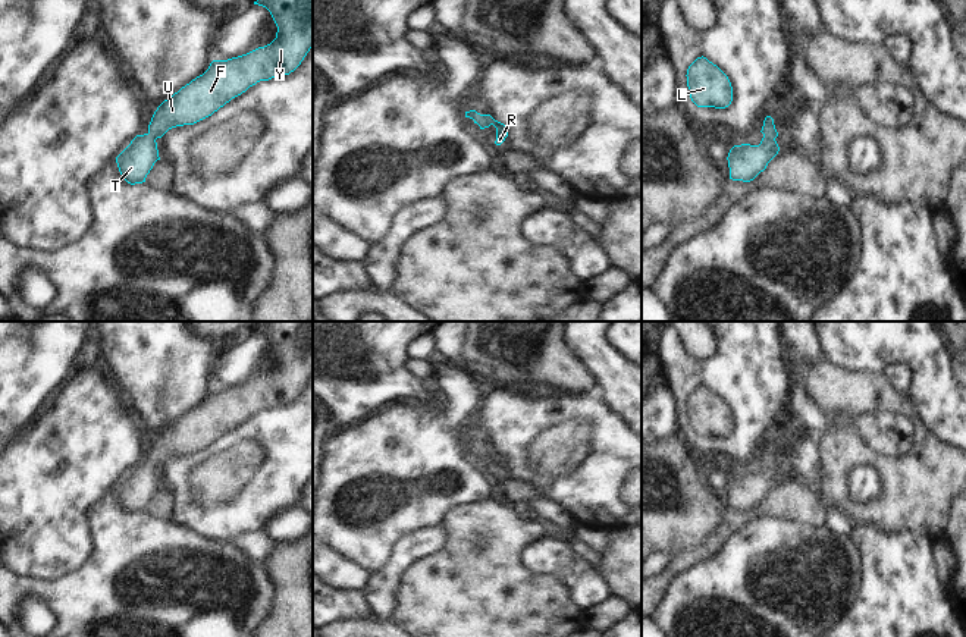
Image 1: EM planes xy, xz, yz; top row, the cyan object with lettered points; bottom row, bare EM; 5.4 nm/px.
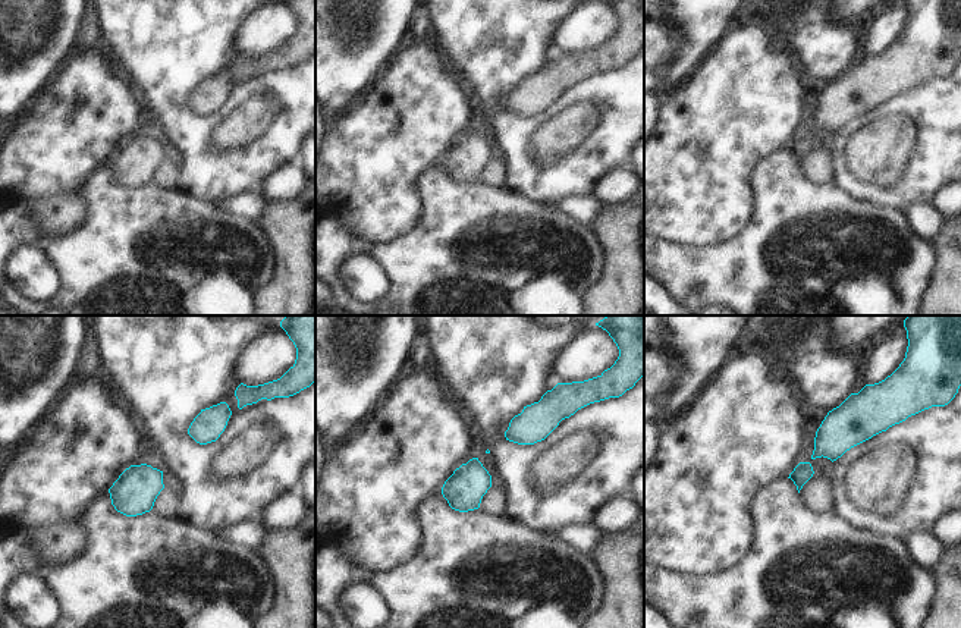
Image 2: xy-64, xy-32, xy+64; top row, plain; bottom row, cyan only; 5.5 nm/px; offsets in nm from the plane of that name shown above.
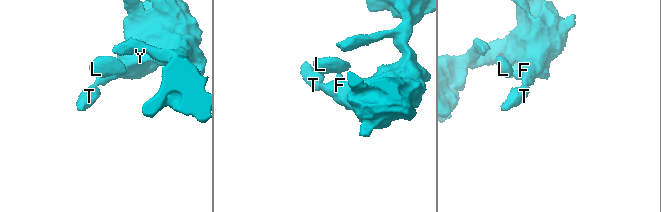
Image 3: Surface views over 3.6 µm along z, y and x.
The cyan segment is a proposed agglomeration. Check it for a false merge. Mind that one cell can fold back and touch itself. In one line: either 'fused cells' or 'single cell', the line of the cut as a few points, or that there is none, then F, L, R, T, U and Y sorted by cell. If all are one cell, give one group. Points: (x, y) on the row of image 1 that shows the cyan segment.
single cell; cut none; groups F L R T U Y

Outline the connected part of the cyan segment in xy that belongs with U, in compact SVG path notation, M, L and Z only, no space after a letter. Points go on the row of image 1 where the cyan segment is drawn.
M257 0L254 4L263 6L270 12L277 26L276 38L270 44L247 54L228 60L213 60L203 75L164 100L154 112L148 132L137 135L116 157L119 172L128 183L145 182L154 163L160 160L156 139L161 138L169 129L194 125L211 116L257 82L289 75L301 65L313 47L313 0Z

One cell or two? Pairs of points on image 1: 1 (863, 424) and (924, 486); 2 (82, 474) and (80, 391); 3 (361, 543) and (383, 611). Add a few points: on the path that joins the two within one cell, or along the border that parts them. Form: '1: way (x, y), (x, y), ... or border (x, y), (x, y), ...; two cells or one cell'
1: border (916, 429), (916, 442), (899, 457), (865, 442); two cells
2: way (82, 454), (82, 411); one cell
3: border (392, 545), (388, 561), (370, 574); two cells

